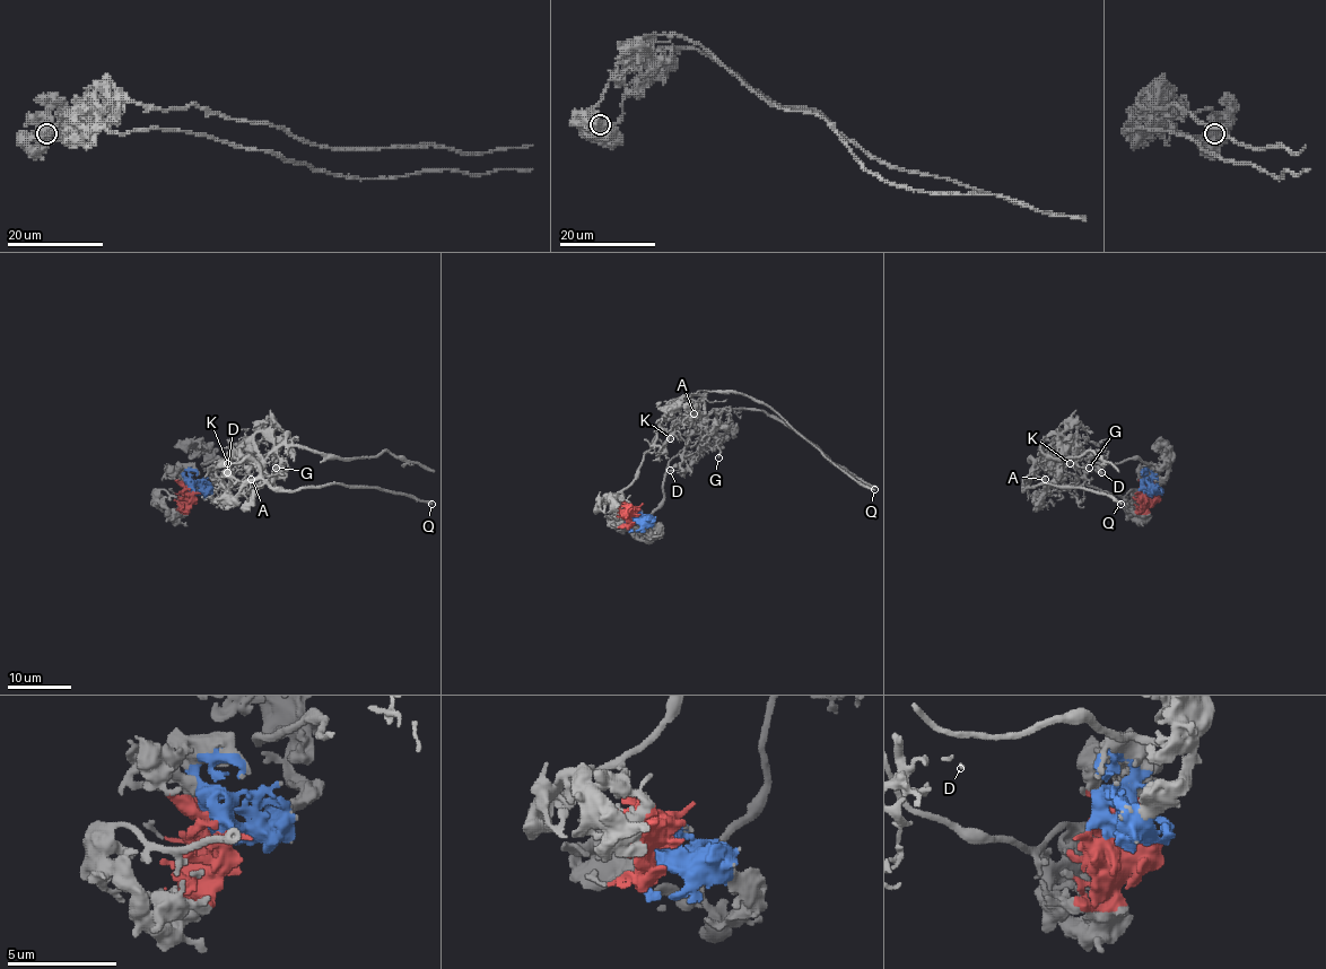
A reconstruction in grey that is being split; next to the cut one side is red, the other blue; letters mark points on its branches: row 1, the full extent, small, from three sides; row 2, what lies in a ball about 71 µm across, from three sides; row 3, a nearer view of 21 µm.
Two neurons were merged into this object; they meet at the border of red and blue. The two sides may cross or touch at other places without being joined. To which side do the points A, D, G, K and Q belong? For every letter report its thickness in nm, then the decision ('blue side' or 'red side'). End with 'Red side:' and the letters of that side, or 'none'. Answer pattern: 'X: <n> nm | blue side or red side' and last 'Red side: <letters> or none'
A: 130 nm | red side
D: 160 nm | blue side
G: 200 nm | blue side
K: 140 nm | red side
Q: 360 nm | red side
Red side: A, K, Q

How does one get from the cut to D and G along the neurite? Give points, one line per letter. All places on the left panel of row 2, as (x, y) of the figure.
D: (191, 491), (203, 490), (214, 480), (209, 464), (202, 464), (223, 463), (244, 441), (245, 456), (226, 472)
G: (191, 491), (214, 480), (209, 464), (202, 464), (223, 463), (244, 441), (260, 460), (271, 453), (276, 468)

